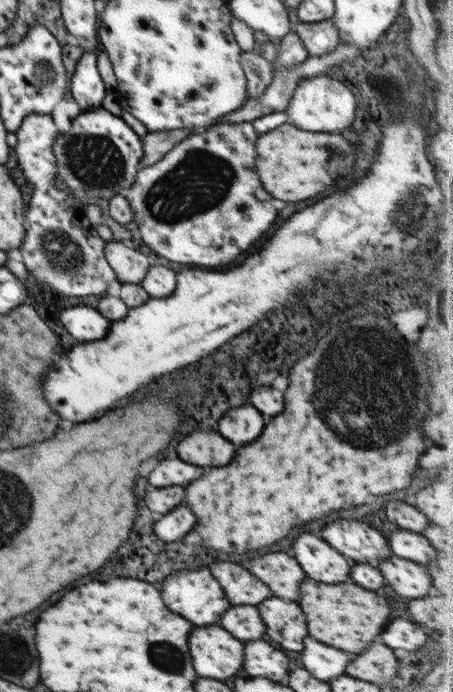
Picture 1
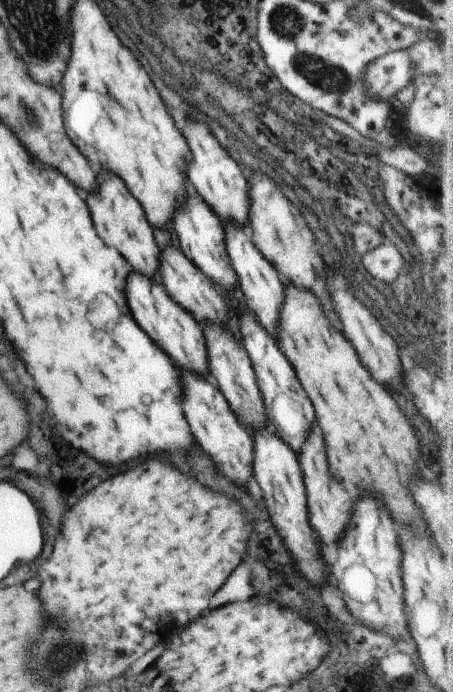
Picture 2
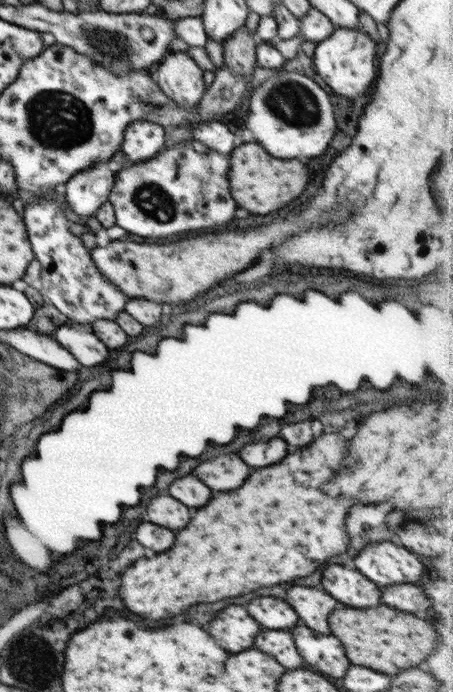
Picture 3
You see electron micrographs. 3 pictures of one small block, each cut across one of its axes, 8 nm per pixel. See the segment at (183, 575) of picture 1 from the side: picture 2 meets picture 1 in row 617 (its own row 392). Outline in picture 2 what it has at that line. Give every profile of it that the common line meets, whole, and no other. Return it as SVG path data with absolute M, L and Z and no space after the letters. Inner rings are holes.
M180 370L180 380L182 384L182 408L184 408L184 418L190 422L192 436L196 442L210 454L210 458L220 466L222 474L226 474L232 482L244 484L252 476L252 438L248 436L246 428L238 422L234 416L230 404L222 396L222 392L208 382L207 378L202 378L194 372Z

